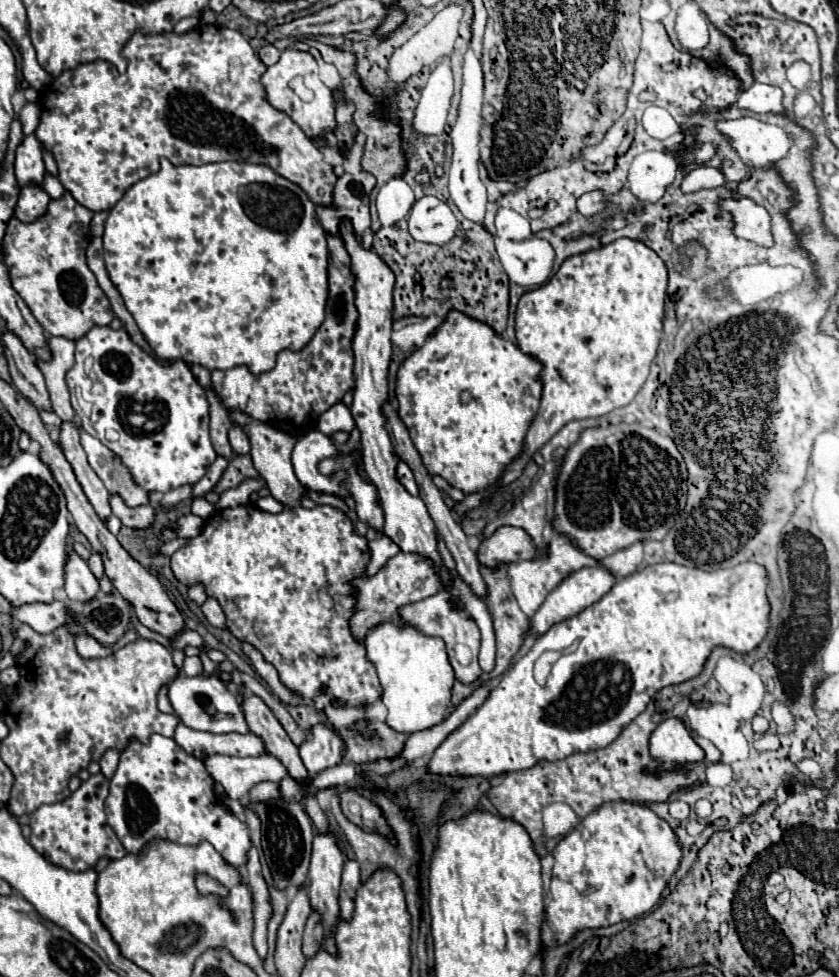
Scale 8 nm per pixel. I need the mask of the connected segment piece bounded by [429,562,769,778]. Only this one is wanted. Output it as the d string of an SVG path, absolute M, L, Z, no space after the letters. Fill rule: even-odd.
M663 562L617 580L599 602L551 626L549 632L535 640L533 648L513 664L491 690L485 704L435 750L429 762L431 772L493 778L497 774L531 768L541 760L553 762L573 752L611 744L625 726L645 710L657 690L695 678L713 646L727 646L741 654L757 648L769 626L765 586L767 574L755 562L743 562L735 568L715 572ZM565 642L569 644L565 650L551 650ZM539 656L543 656L544 662L551 661L551 674L545 686L537 684L533 678L533 664Z

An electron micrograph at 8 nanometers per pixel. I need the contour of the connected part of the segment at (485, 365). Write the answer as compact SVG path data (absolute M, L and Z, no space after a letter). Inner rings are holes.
M451 310L439 330L421 348L417 348L397 372L395 392L399 400L399 416L407 426L429 474L443 476L463 494L471 494L493 484L509 462L523 450L523 438L539 406L539 370L539 362L521 354L515 344L495 334L489 326L473 322L473 318L465 318L465 314ZM461 390L469 390L473 396L467 406L459 402Z

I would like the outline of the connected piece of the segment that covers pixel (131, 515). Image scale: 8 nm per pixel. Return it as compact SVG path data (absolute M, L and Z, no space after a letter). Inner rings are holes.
M111 494L111 508L121 522L131 530L145 530L151 528L155 522L155 510L149 504L141 506L127 506L127 502L119 494Z

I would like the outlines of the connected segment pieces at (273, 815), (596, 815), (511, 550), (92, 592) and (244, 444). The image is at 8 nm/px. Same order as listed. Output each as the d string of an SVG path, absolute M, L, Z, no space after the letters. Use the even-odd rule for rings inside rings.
M261 782L261 786L255 786L249 792L249 802L255 810L255 814L261 820L263 830L263 852L267 858L267 864L271 868L275 886L281 890L293 890L299 886L305 886L307 882L307 870L309 870L309 858L311 858L311 842L315 838L313 826L309 816L305 814L303 804L299 802L285 802L279 792L279 784L275 782Z
M609 802L593 810L581 824L555 846L555 866L549 886L547 924L553 930L553 940L565 944L583 928L611 926L623 920L633 920L647 914L661 898L663 888L677 870L681 860L681 846L671 826L657 818L647 806L631 802Z
M503 526L491 538L481 542L477 548L477 558L479 562L485 562L485 566L497 566L499 562L533 560L535 546L521 528Z
M69 544L69 558L65 566L65 592L71 602L91 602L99 594L99 582L93 578L87 562L79 558Z
M233 426L229 430L229 442L231 442L231 448L235 454L249 454L249 440L239 426Z

